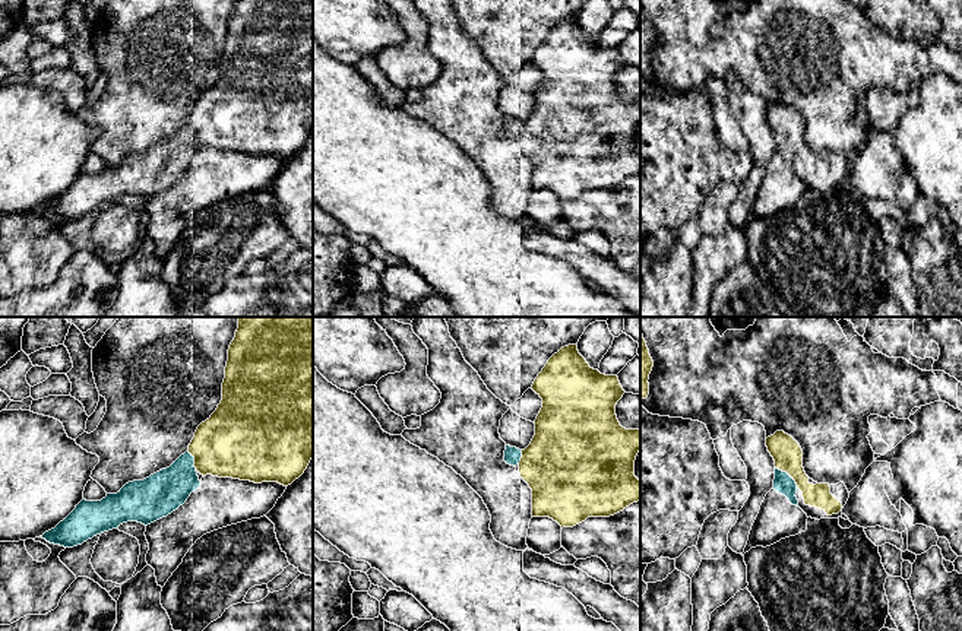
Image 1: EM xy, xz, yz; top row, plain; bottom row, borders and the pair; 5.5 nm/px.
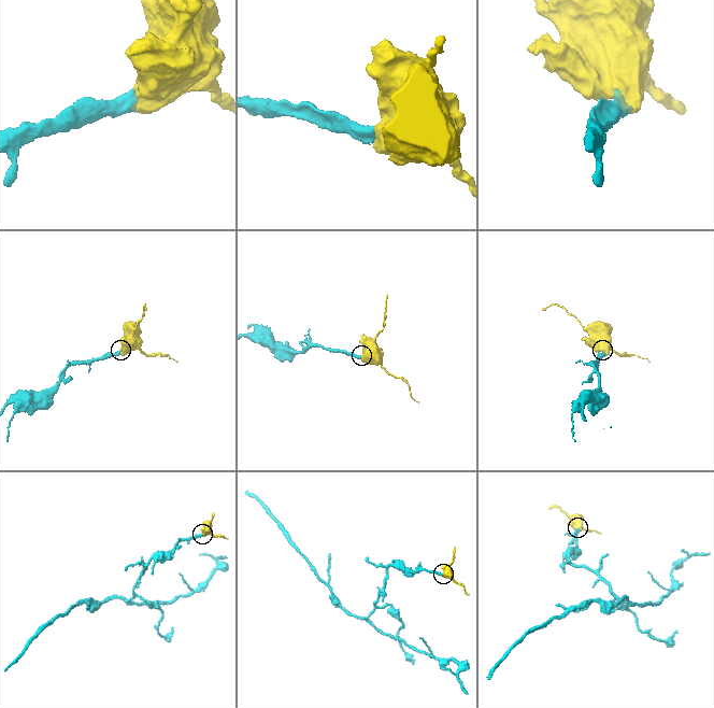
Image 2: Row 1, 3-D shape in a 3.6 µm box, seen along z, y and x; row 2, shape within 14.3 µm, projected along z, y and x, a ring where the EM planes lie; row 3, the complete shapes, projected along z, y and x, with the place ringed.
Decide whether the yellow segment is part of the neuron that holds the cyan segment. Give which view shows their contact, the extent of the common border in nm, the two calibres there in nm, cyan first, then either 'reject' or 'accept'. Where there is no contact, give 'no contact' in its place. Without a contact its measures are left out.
yz | 170 nm | 110/160 nm | accept

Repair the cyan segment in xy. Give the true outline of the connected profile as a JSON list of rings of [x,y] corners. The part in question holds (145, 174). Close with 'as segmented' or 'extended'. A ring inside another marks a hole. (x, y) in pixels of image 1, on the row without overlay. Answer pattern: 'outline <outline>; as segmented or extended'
outline [[[238,0],[228,22],[222,73],[211,91],[197,99],[189,123],[170,140],[143,153],[129,155],[117,167],[107,167],[101,174],[82,172],[63,194],[39,210],[54,218],[73,221],[127,194],[148,199],[167,190],[187,174],[190,167],[200,159],[199,146],[254,156],[278,155],[288,159],[304,146],[311,131],[313,0]]]; extended

